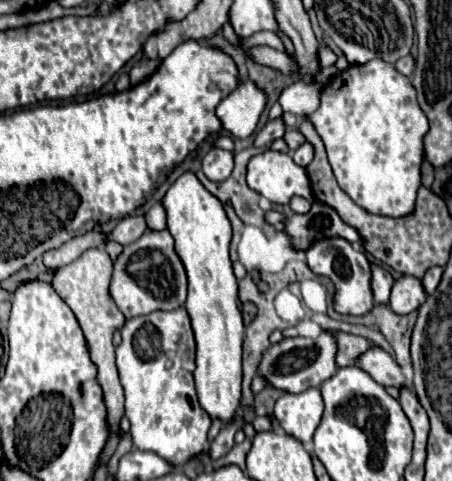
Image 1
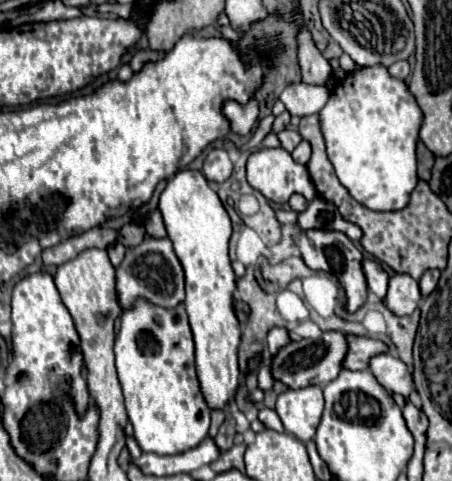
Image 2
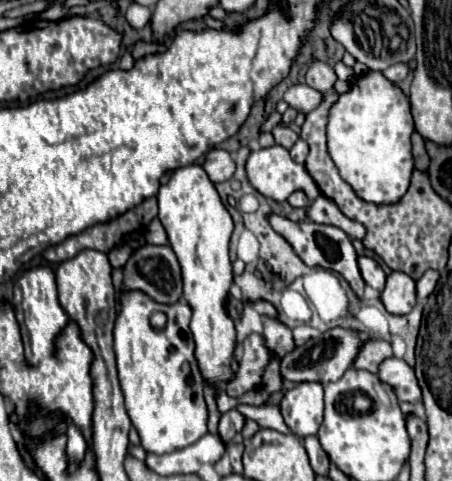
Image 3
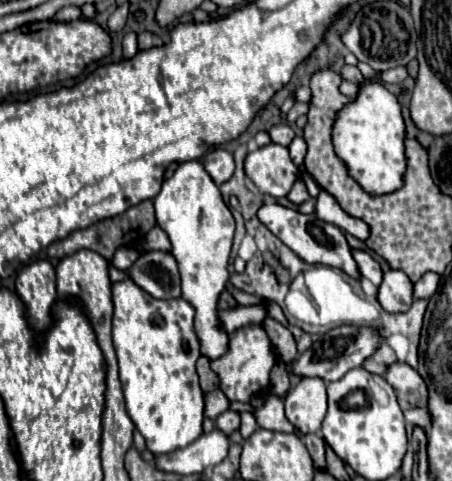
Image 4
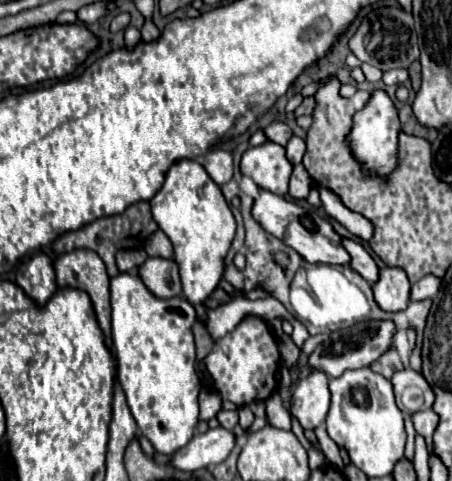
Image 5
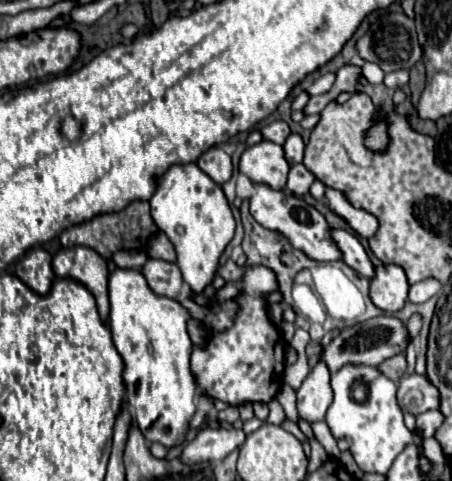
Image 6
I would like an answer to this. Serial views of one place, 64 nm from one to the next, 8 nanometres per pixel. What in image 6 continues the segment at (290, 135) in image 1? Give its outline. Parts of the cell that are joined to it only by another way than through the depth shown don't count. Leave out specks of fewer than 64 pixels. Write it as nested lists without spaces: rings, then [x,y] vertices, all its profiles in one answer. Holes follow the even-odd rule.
[[[276,120],[276,122],[272,122],[272,124],[266,124],[260,132],[262,132],[264,140],[276,142],[276,144],[284,144],[284,140],[286,140],[288,134],[290,134],[290,128],[288,128],[286,122]]]

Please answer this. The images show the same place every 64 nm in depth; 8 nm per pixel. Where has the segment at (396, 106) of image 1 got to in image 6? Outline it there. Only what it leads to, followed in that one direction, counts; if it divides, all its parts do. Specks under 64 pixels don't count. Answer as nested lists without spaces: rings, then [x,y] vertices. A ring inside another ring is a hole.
[[[374,124],[370,130],[368,130],[368,134],[366,134],[366,144],[368,144],[368,148],[372,148],[372,150],[384,150],[386,148],[386,144],[388,144],[388,134],[386,134],[386,124]]]

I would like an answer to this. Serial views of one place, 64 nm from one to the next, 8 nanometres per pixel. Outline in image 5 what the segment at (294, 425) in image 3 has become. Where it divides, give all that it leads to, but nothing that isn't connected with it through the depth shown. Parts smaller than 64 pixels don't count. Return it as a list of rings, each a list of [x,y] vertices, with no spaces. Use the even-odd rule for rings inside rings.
[[[314,370],[310,376],[294,386],[292,414],[300,420],[302,428],[316,428],[324,422],[330,408],[328,376],[322,370]]]

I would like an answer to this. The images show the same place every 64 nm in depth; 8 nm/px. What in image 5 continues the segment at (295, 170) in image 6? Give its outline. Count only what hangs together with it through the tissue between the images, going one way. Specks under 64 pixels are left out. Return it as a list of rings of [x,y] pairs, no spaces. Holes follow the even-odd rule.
[[[302,164],[294,166],[292,176],[290,176],[290,188],[288,188],[288,194],[290,194],[292,198],[296,198],[296,200],[308,198],[310,186],[312,186],[312,178],[310,178],[310,174],[306,172],[306,168],[304,168]]]

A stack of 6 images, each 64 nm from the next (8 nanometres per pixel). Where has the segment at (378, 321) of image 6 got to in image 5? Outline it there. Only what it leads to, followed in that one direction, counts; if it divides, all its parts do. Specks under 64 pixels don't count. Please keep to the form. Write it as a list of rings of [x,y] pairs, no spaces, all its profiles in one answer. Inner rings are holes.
[[[364,320],[360,324],[354,324],[350,328],[336,330],[328,336],[326,342],[322,342],[312,354],[310,354],[310,364],[316,370],[324,370],[330,378],[340,376],[344,370],[350,368],[364,368],[376,362],[382,354],[394,348],[394,334],[396,326],[392,320]]]

